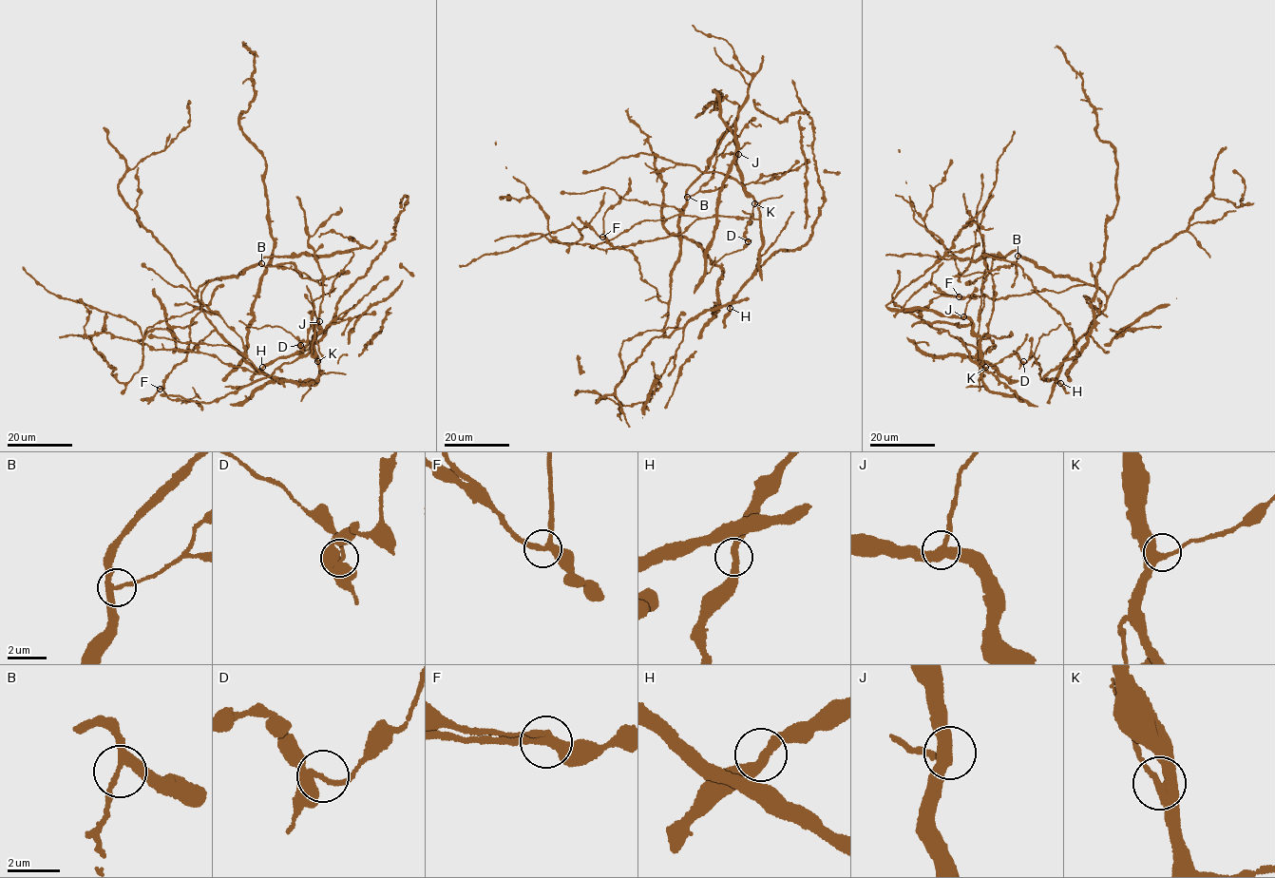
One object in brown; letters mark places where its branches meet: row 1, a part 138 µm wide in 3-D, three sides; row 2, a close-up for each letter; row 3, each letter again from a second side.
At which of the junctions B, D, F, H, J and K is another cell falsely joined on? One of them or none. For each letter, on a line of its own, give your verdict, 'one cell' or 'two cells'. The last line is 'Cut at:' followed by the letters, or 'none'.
B: one cell
D: two cells
F: one cell
H: one cell
J: one cell
K: one cell
Cut at: D

